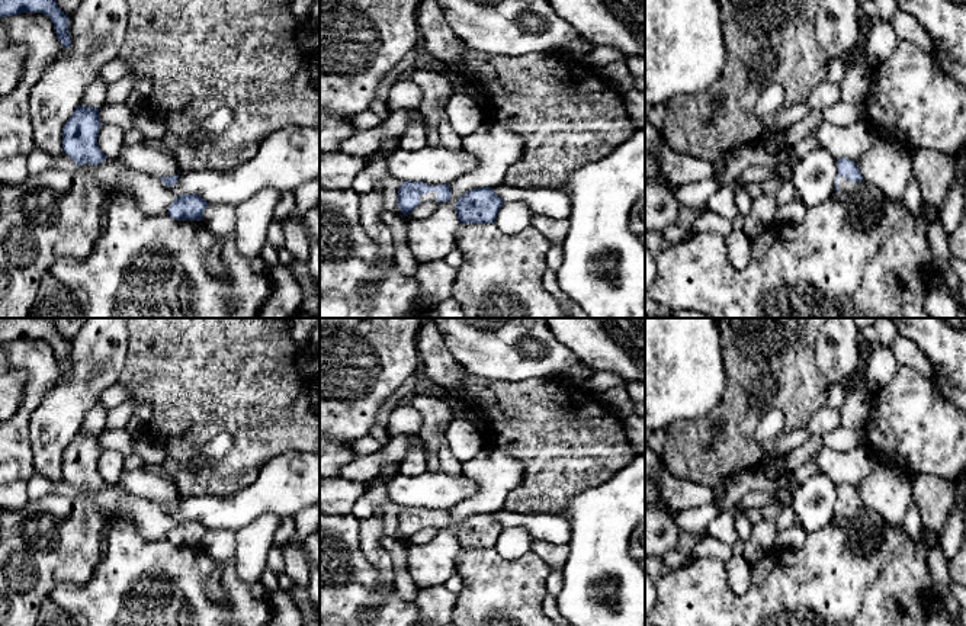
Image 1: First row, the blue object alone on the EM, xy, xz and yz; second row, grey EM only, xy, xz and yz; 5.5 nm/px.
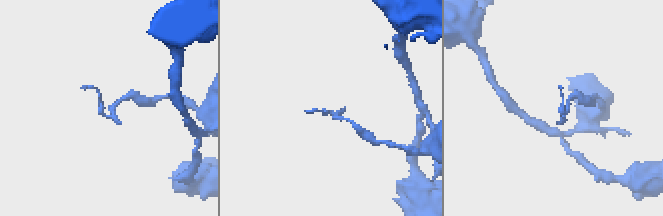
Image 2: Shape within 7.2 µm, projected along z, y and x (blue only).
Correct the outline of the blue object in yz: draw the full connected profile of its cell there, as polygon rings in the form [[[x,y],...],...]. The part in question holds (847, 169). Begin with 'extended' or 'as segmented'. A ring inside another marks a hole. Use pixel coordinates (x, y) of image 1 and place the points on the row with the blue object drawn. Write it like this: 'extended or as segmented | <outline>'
extended | [[[840,158],[835,179],[835,195],[853,203],[853,215],[860,227],[870,225],[874,218],[874,208],[867,198],[867,186],[856,163]]]

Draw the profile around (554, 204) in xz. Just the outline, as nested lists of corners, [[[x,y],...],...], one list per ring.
[[[507,184],[492,187],[503,202],[521,200],[529,205],[535,215],[552,219],[568,219],[571,200],[568,195],[558,189],[519,189]]]

